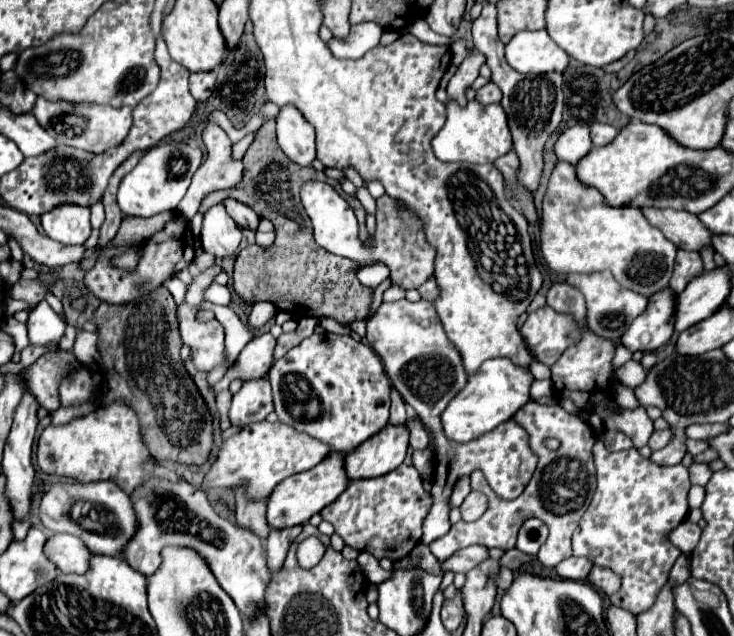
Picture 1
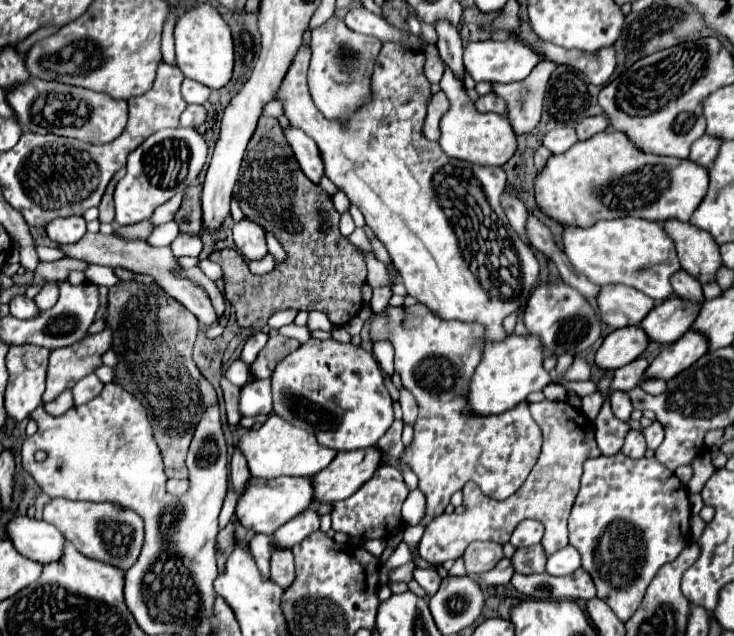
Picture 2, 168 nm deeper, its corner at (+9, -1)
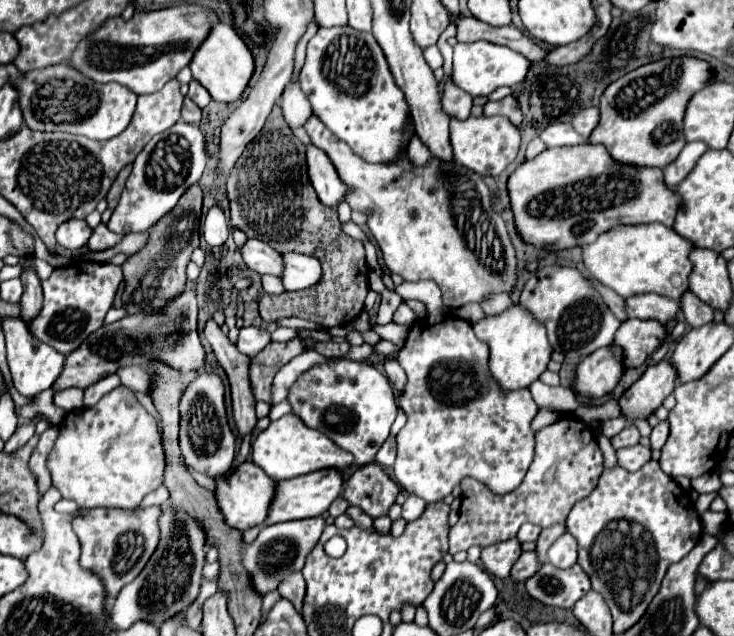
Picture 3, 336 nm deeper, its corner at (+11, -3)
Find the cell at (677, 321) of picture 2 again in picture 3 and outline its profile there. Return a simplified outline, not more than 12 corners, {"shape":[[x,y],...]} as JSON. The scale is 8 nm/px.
{"shape":[[625,320],[615,336],[625,366],[641,366],[665,342],[665,324]]}

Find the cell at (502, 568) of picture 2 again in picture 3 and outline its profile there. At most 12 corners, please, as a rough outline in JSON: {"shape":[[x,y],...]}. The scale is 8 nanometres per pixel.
{"shape":[[523,552],[511,578],[525,582],[539,570],[535,552]]}

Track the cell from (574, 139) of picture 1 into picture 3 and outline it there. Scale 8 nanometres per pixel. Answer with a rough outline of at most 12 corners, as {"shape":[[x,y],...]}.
{"shape":[[549,124],[541,132],[547,148],[575,146],[583,138],[571,124]]}

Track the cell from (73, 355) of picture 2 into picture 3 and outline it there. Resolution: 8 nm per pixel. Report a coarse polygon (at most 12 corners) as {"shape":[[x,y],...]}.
{"shape":[[197,300],[101,326],[65,356],[53,390],[153,360],[203,372]]}

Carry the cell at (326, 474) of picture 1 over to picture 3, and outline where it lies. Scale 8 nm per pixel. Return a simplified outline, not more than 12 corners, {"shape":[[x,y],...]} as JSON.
{"shape":[[251,462],[217,478],[219,508],[241,532],[269,516],[277,482]]}

